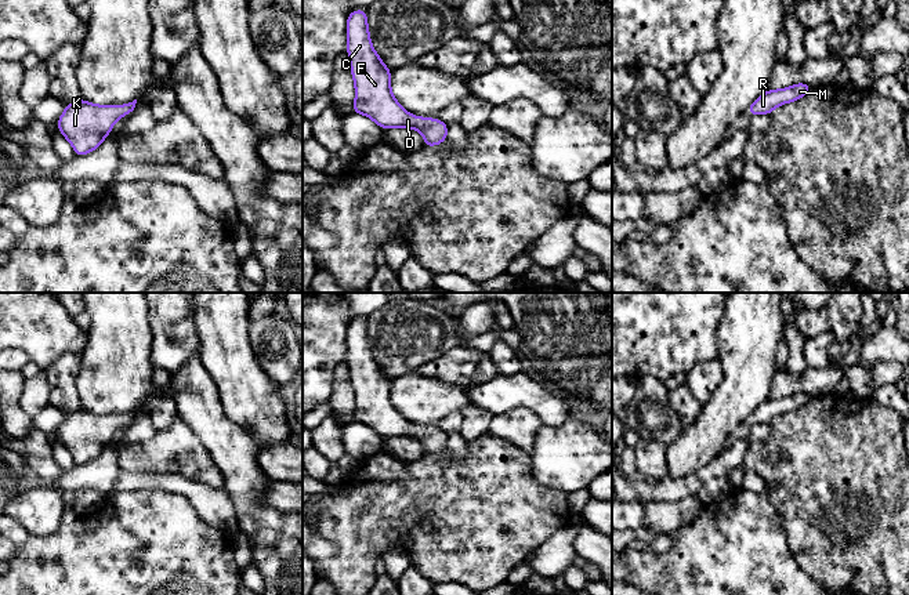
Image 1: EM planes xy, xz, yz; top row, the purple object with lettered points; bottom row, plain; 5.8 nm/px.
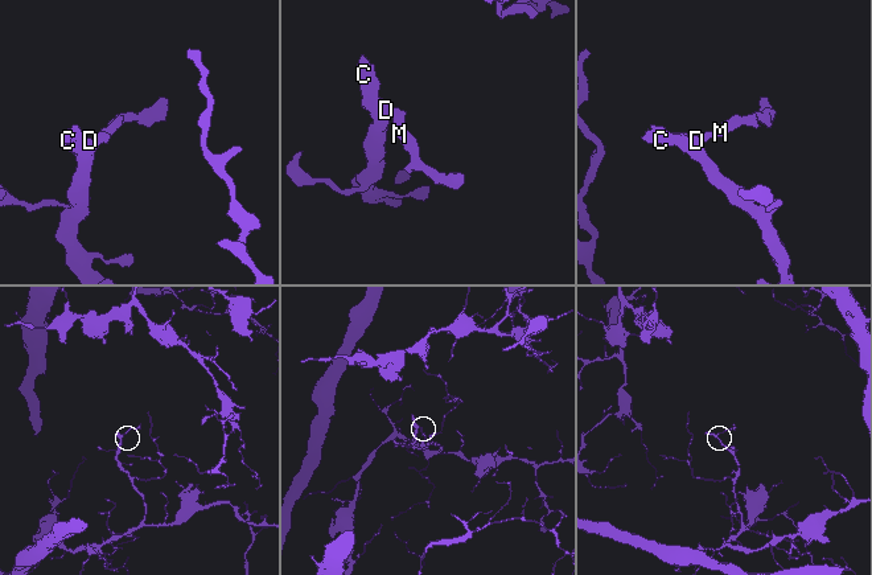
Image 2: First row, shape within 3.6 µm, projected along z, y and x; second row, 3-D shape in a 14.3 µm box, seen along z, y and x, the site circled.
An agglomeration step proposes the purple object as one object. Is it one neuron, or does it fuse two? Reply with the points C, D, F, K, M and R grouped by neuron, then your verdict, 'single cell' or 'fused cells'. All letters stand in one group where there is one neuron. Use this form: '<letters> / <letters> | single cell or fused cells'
C D F K M R | single cell

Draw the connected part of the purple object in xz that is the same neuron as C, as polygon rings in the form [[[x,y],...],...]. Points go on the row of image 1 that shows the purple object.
[[[365,10],[350,12],[345,48],[355,83],[354,113],[370,117],[383,130],[399,127],[419,130],[424,146],[441,145],[446,139],[446,123],[439,119],[413,116],[391,94],[391,70],[373,48]]]

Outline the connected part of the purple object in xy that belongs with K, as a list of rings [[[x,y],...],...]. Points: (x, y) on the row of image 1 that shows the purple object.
[[[80,98],[65,105],[58,130],[73,146],[76,156],[87,155],[102,144],[120,117],[134,110],[135,104],[137,99],[122,106],[95,105]]]

